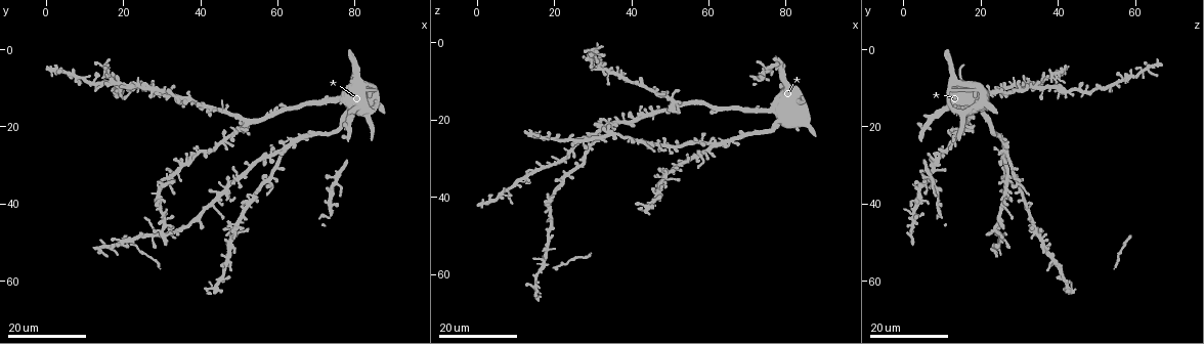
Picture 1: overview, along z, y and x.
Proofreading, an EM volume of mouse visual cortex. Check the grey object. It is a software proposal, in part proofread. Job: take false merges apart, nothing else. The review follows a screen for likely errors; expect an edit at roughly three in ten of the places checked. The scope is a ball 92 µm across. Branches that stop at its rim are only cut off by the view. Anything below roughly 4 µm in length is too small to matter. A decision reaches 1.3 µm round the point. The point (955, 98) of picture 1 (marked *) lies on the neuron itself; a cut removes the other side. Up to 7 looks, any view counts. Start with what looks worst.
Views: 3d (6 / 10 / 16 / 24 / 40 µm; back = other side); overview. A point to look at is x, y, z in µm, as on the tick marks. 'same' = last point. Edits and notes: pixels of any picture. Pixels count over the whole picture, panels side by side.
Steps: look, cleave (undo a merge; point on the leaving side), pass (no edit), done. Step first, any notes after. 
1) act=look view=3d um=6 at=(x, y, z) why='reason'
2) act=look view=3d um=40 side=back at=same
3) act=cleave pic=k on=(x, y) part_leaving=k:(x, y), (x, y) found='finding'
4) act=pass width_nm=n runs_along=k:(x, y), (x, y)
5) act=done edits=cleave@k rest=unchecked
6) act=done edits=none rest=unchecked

act=look view=3d um=24 at=(58.0, 34.5, 29.5) why='looks like a crossing'

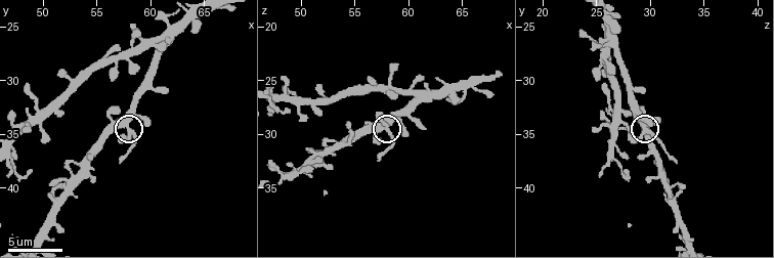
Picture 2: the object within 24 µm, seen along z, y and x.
act=look view=3d um=10 at=(57.8, 34.4, 29.2) why='closer look'

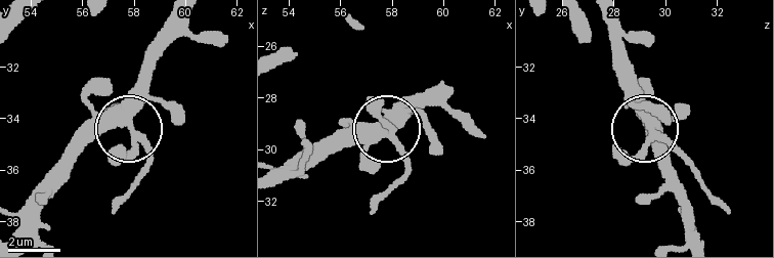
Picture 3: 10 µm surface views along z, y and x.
act=pass runs_along=3:(186, 17), (179, 37), (156, 63), (133, 123), (146, 167) found='all the same neuron'

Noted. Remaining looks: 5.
act=look view=3d um=16 at=(28.0, 47.0, 24.5) why='three arms meet'

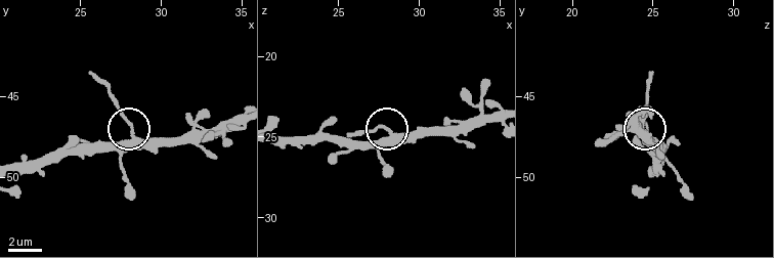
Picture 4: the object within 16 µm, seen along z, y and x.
act=look view=3d um=10 at=(28.2, 47.6, 24.9) why='closer look'

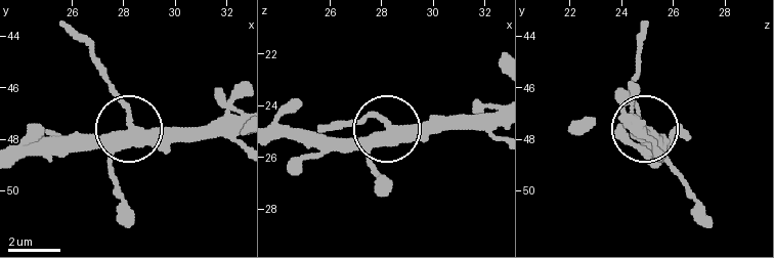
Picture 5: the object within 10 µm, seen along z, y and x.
act=pass arms=3 found='continuous, no second neuron'

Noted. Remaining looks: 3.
act=look view=3d um=24 at=(43.0, 40.5, 25.5) why='a fork'

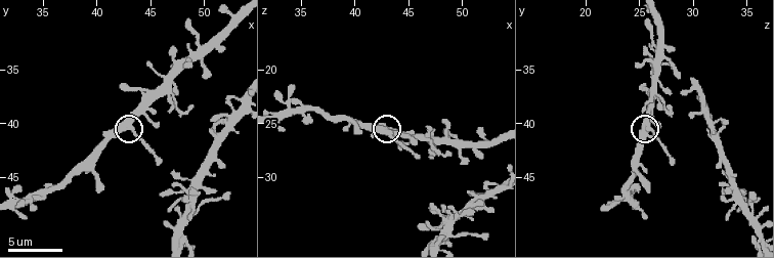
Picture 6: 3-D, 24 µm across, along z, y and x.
act=look view=3d um=6 at=(43.2, 40.2, 25.8)

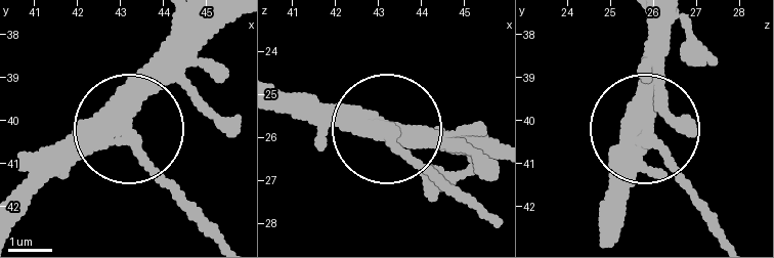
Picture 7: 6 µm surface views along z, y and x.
act=pass arms=3 found='continuous, no second neuron'

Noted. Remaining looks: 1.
act=done edits=none rest=unchecked

